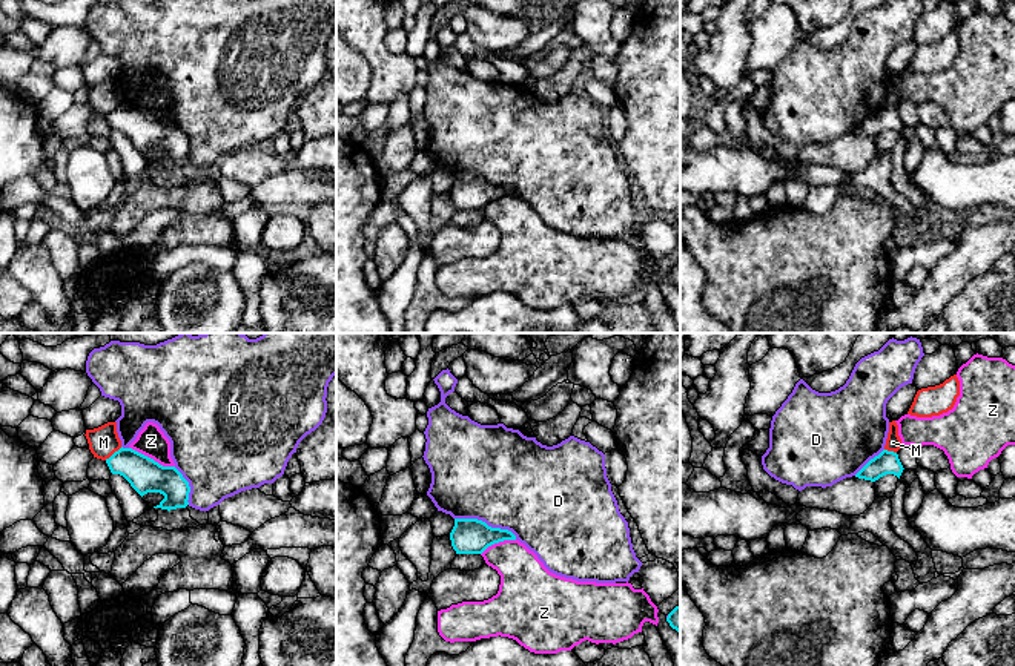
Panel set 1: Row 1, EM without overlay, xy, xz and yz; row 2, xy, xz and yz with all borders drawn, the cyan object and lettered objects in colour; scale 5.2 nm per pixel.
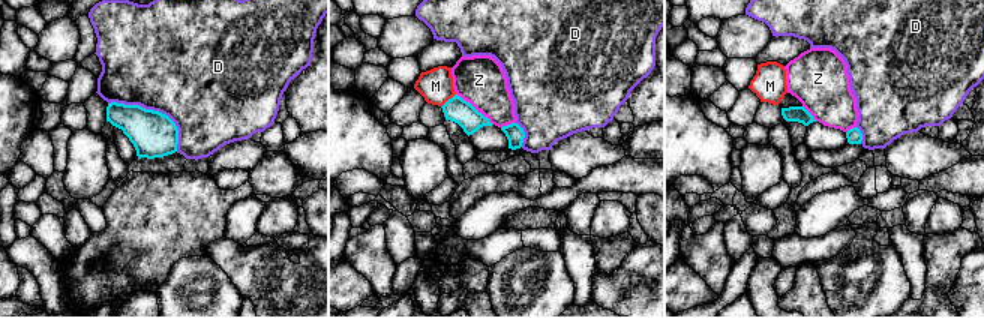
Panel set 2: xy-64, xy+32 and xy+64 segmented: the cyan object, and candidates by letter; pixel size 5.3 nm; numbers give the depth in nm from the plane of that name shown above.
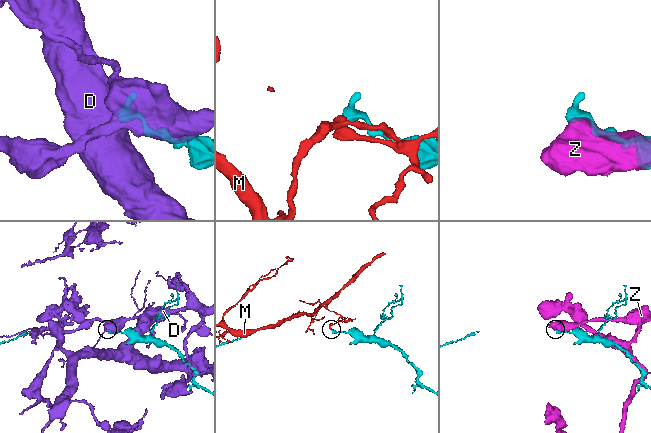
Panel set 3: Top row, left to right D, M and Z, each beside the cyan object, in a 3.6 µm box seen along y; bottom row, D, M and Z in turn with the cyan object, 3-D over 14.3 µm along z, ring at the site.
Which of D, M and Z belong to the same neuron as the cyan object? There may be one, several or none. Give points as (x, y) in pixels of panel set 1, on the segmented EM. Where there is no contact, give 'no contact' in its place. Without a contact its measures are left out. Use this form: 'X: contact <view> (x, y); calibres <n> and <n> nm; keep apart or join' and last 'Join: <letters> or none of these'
D: contact xz (486, 524); calibres 190 and 480 nm; keep apart
M: contact xy (114, 453); calibres 180 and 160 nm; keep apart
Z: contact xy (152, 459); calibres 180 and 160 nm; keep apart
Join: none of these

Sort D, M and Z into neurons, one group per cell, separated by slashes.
D / M / Z

